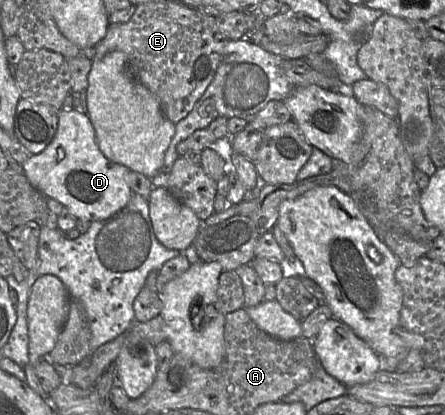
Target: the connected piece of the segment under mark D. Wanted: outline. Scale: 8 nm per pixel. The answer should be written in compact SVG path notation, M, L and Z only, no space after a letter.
M75 109L59 111L57 131L52 141L41 153L32 154L23 163L23 171L39 192L58 200L80 220L107 219L121 210L132 195L129 169L111 161L99 150L90 118Z

